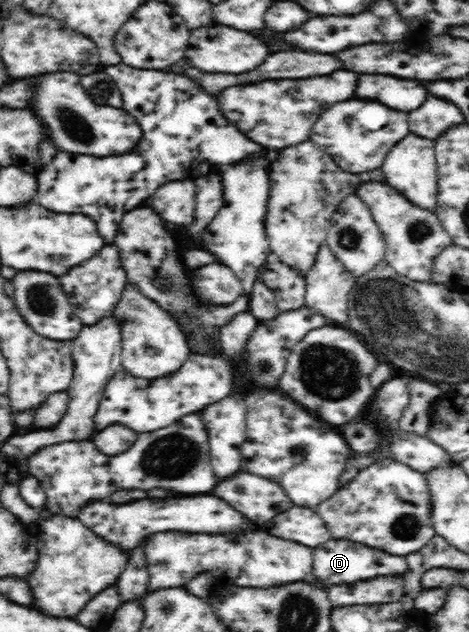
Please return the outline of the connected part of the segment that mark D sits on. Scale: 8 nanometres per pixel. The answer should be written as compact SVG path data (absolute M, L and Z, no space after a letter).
M329 540L313 550L313 574L325 584L353 584L361 582L363 578L377 578L377 576L405 576L407 562L403 556L391 556L388 552L379 552L375 548L367 548L363 544L351 544L347 540Z

